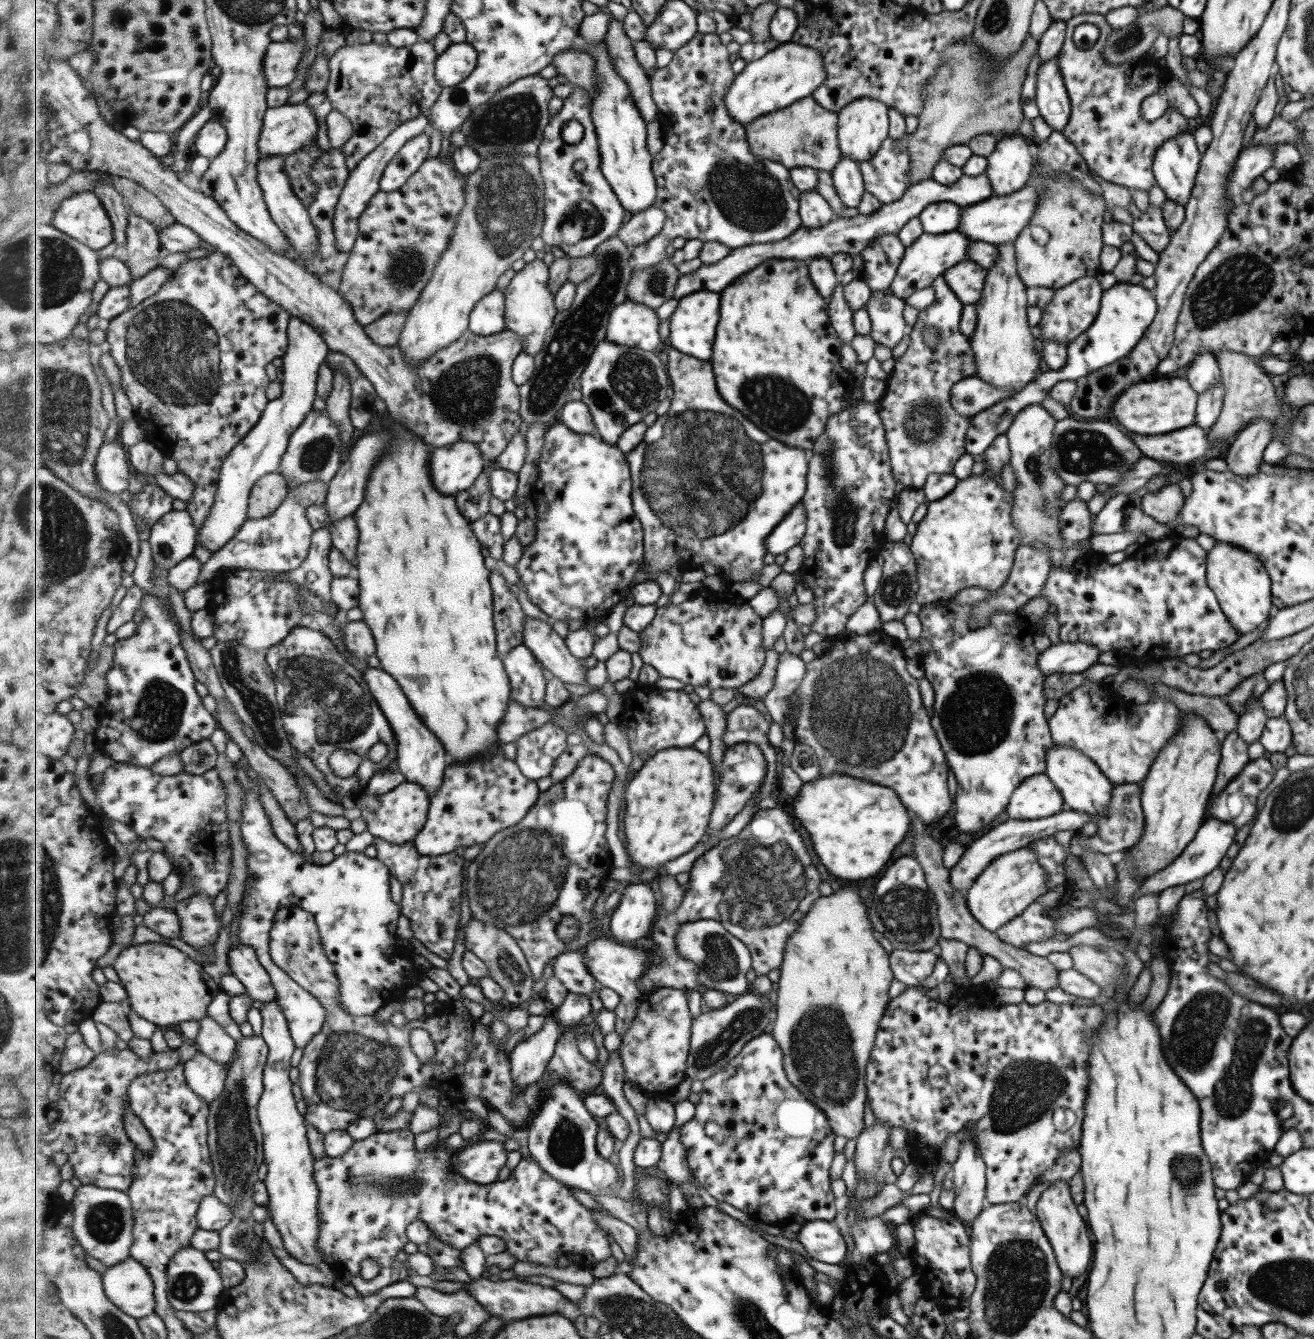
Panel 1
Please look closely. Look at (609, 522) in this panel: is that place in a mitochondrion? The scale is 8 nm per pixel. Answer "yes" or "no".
no

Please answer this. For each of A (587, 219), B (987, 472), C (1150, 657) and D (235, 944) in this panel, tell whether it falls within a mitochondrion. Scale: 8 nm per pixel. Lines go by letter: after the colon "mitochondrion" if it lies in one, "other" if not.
A: mitochondrion
B: other
C: other
D: other

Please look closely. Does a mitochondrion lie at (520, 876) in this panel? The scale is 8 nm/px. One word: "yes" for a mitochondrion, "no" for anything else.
yes

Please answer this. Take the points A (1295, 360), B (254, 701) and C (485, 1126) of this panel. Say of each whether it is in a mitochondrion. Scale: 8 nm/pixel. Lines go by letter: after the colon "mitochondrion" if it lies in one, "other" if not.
A: other
B: mitochondrion
C: other

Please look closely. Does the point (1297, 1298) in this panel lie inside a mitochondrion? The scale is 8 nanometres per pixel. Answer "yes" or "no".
yes

